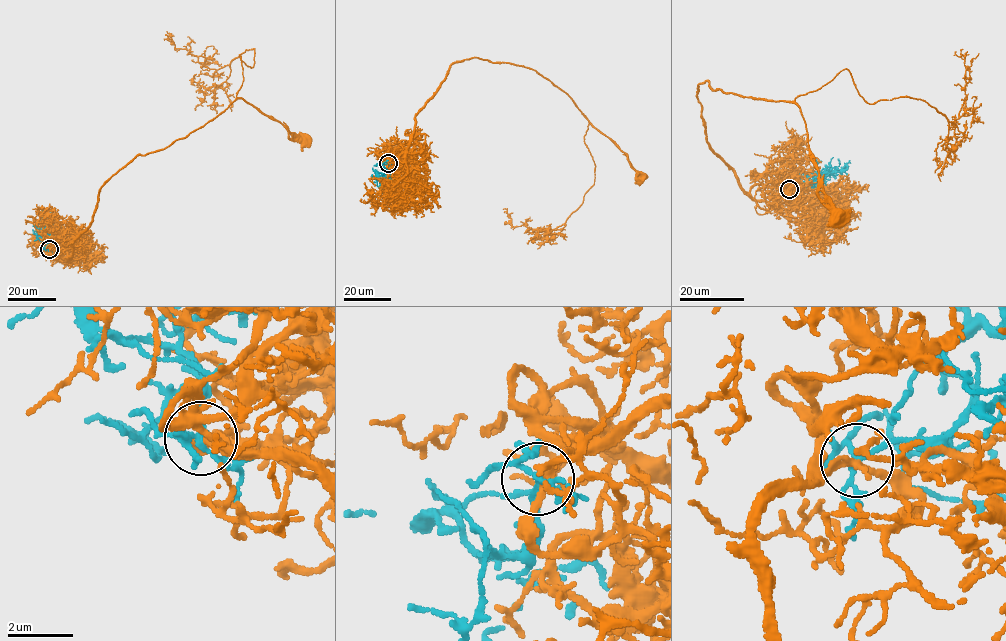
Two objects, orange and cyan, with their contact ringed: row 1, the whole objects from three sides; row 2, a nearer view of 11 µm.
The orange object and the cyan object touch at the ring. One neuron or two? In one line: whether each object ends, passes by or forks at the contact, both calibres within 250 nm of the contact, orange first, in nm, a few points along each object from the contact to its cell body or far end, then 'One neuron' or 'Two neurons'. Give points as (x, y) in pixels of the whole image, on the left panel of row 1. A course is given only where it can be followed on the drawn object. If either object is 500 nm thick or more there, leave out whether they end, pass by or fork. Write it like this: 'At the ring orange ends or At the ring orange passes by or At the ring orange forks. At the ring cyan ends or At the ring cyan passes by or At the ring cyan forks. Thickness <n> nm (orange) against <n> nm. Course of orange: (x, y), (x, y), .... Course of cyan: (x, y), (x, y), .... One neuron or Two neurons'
At the ring orange passes by. At the ring cyan forks. Thickness 220 nm (orange) against 150 nm. Course of orange: (49, 249), (68, 259), (110, 178), (240, 98), (305, 140). Course of cyan: (49, 249), (48, 238), (41, 234), (47, 214), (41, 210). One neuron

